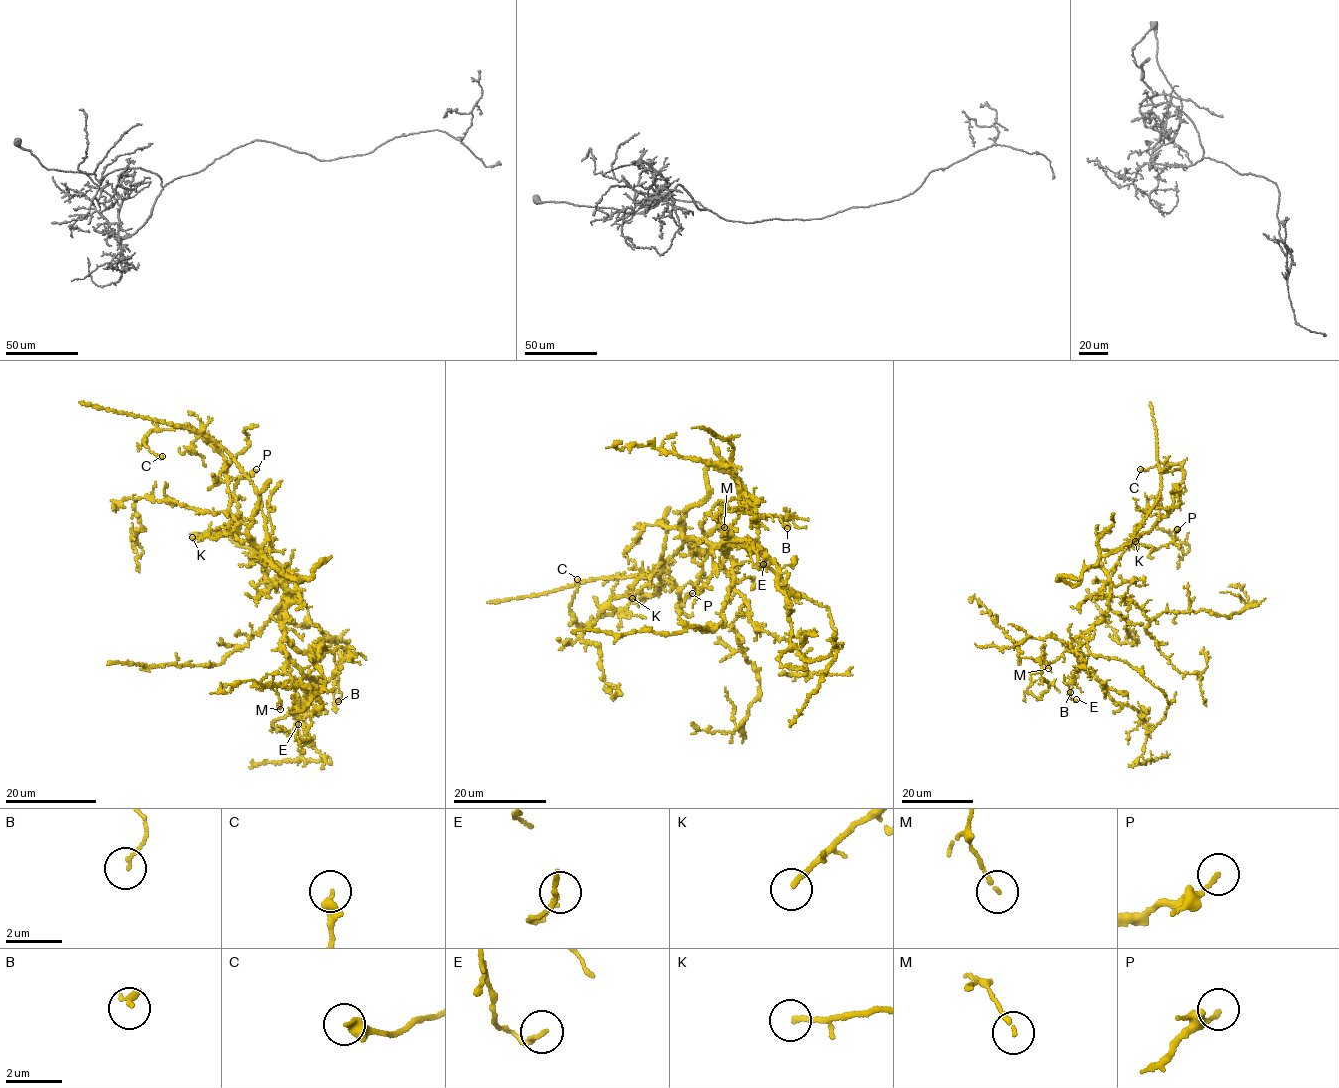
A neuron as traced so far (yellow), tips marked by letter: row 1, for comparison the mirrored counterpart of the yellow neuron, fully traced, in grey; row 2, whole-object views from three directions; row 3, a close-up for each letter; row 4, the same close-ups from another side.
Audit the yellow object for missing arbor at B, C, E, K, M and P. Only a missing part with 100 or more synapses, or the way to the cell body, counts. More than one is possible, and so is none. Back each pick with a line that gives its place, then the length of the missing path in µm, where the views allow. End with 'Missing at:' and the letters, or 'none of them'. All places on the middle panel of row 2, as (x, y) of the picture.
Missing at: none of them

